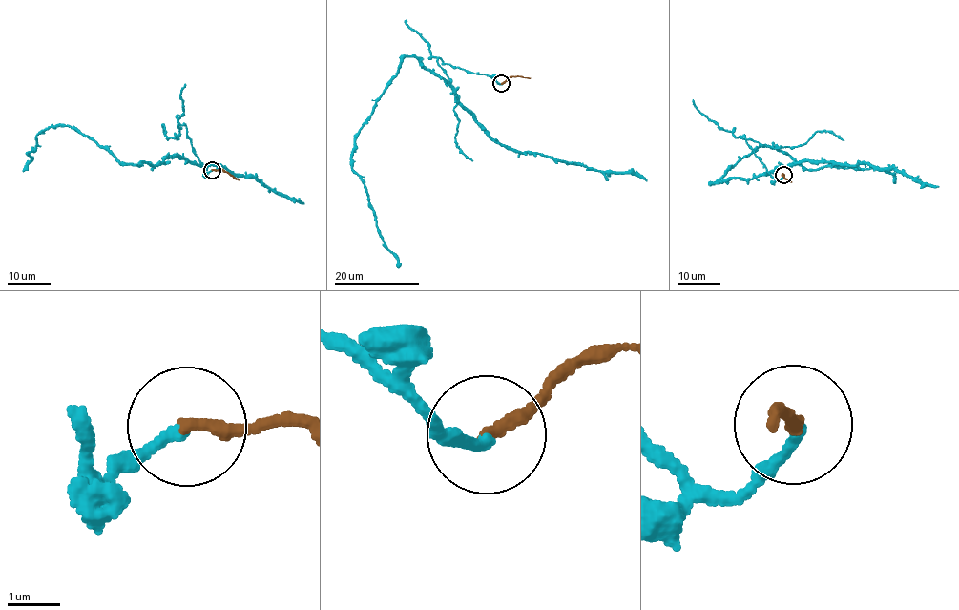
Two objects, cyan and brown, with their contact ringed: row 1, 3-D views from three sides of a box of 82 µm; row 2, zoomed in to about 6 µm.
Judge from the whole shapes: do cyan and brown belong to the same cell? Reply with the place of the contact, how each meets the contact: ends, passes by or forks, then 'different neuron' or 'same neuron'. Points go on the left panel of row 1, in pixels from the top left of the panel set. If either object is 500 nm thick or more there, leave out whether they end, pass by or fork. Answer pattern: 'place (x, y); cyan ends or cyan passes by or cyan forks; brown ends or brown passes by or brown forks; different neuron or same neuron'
place (212, 170); cyan ends; brown ends; same neuron

